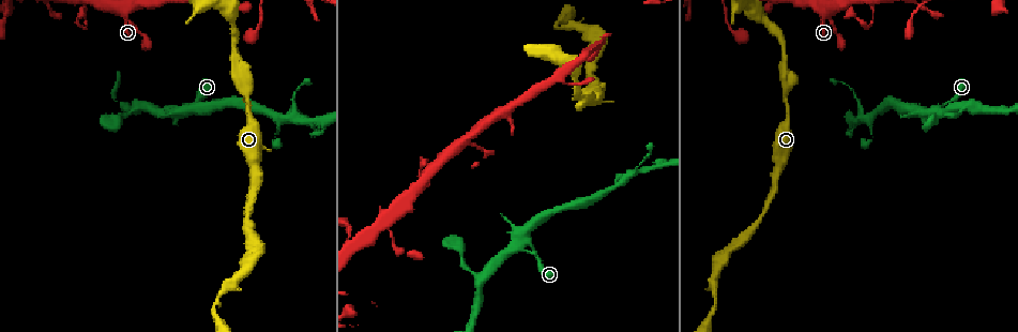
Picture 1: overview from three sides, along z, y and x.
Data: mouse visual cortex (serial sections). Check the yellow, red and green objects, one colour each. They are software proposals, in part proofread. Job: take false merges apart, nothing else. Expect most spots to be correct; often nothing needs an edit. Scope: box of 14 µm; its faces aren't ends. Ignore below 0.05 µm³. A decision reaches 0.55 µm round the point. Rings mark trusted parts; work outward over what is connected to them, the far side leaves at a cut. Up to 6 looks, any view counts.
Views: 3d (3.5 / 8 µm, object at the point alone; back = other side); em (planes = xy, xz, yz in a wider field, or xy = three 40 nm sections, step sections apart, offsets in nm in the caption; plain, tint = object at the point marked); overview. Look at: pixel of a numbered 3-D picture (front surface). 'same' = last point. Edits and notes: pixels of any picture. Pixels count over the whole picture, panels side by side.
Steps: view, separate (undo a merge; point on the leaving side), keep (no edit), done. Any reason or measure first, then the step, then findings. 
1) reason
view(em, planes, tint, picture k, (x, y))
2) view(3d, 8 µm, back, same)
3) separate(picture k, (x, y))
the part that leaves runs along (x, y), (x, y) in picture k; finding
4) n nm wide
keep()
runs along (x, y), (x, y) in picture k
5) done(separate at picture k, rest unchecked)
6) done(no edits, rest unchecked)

sharp bend
view(3d, 3.5 µm, back, picture 1, (86, 17))

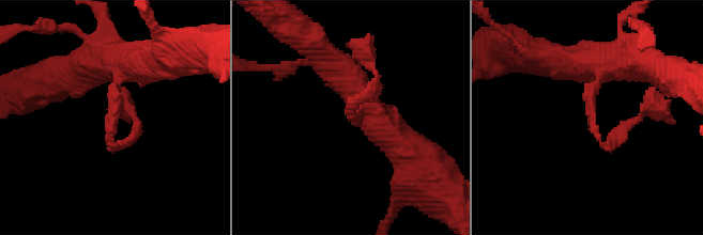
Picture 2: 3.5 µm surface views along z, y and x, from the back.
view(em, xy, step 3, tint, picture 2, (591, 120))

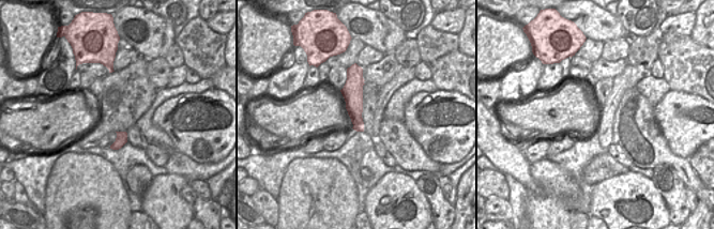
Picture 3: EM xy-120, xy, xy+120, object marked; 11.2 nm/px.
keep()
runs along (116, 63), (109, 141), (125, 144), (135, 128) in picture 2; one cell here

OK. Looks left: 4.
abrupt turn
view(3d, 3.5 µm, picture 1, (932, 111))

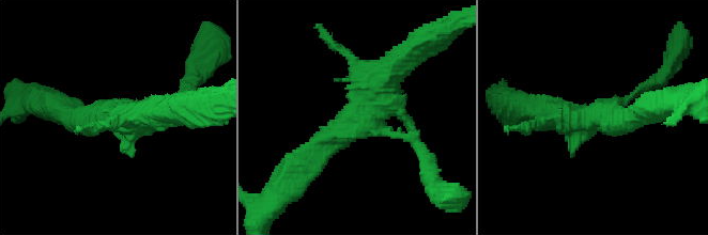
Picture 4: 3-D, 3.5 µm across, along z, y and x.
view(em, planes, tint, picture 4, (601, 117))

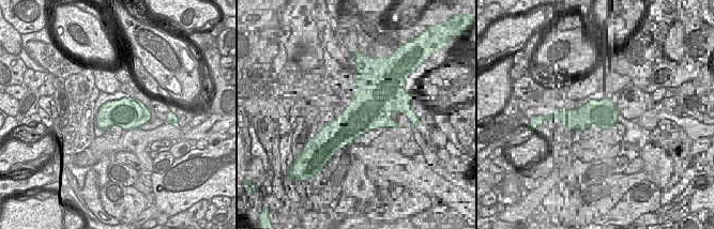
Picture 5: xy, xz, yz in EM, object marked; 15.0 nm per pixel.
keep()
runs along (426, 154), (370, 121), (400, 61) in picture 4; continuous, no second cell

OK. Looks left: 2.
calibre changes
view(3d, 3.5 µm, back, picture 1, (248, 228))

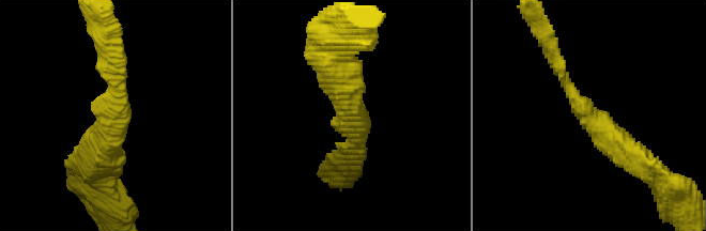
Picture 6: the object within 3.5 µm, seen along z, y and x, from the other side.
arms of 200, 400 nm; shape alone is not enough
view(em, xy, step 1, tint, picture 6, (355, 117))

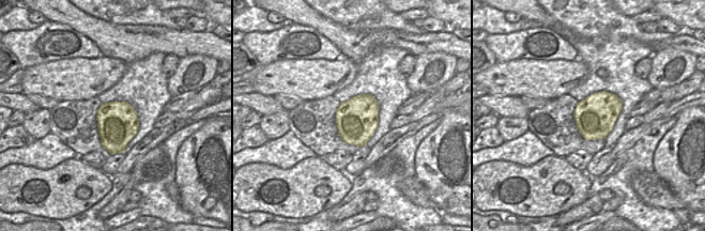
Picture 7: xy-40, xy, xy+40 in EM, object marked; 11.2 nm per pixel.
keep()
continuous, no second cell

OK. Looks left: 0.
done(no edits, rest unchecked)

